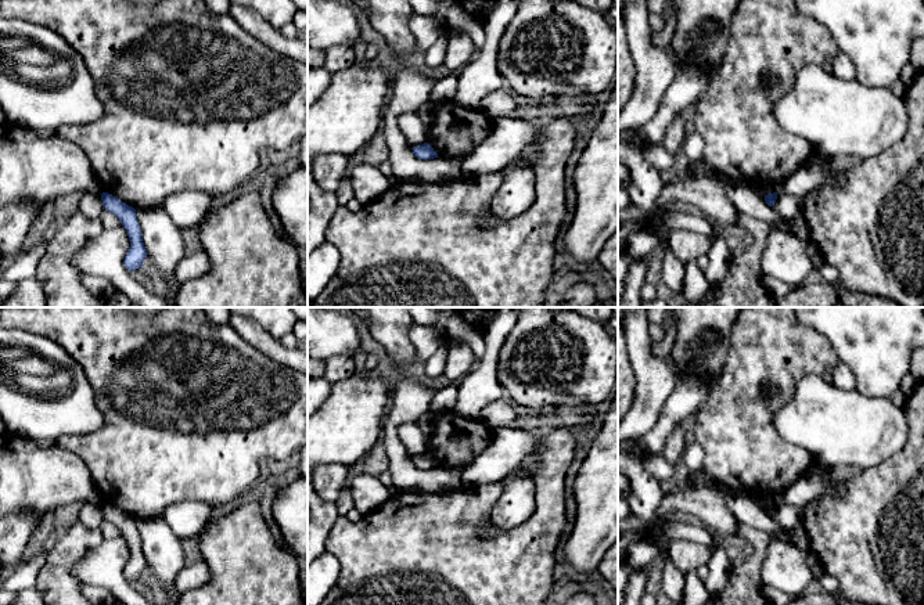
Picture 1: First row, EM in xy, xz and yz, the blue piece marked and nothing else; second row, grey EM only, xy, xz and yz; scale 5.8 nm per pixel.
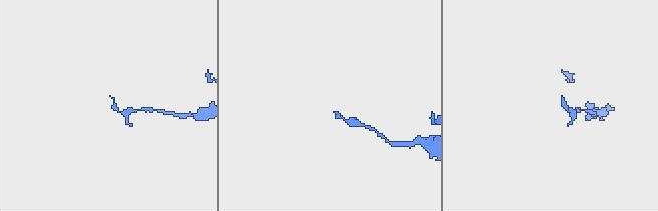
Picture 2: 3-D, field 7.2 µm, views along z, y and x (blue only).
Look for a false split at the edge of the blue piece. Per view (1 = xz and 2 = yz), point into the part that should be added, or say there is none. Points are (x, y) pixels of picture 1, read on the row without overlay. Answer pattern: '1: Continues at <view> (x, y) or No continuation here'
1: No continuation here
2: No continuation here

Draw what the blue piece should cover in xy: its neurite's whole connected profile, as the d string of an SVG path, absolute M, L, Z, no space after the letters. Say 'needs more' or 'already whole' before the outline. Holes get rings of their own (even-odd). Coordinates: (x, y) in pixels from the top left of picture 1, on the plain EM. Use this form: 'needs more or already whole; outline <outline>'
already whole; outline M108 503L101 504L101 511L104 519L114 523L127 541L130 558L123 573L126 579L133 583L136 579L143 577L143 572L147 568L147 559L143 552L143 544L137 532L136 519Z

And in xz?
already whole; outline M424 453L423 455L413 457L411 460L413 460L413 464L418 469L439 468L438 464L434 461L434 458L428 453Z

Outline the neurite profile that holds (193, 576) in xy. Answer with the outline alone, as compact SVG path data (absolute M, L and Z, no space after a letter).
M201 561L193 565L186 565L177 575L175 586L181 594L208 584L209 577L209 568L204 561Z

